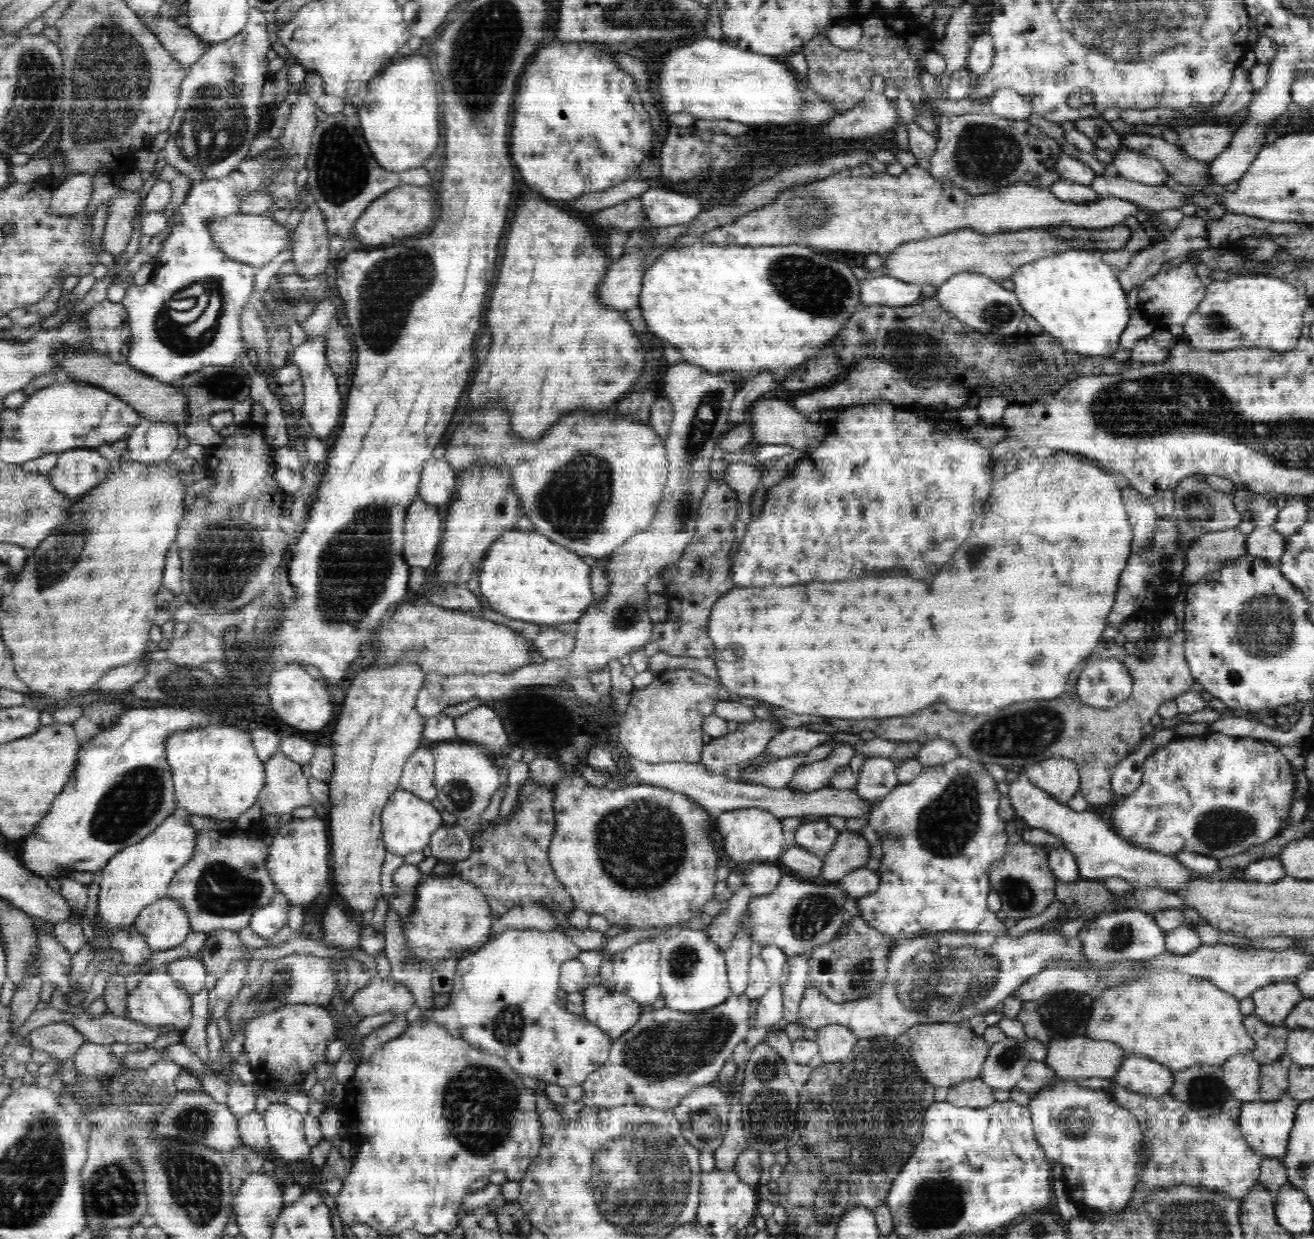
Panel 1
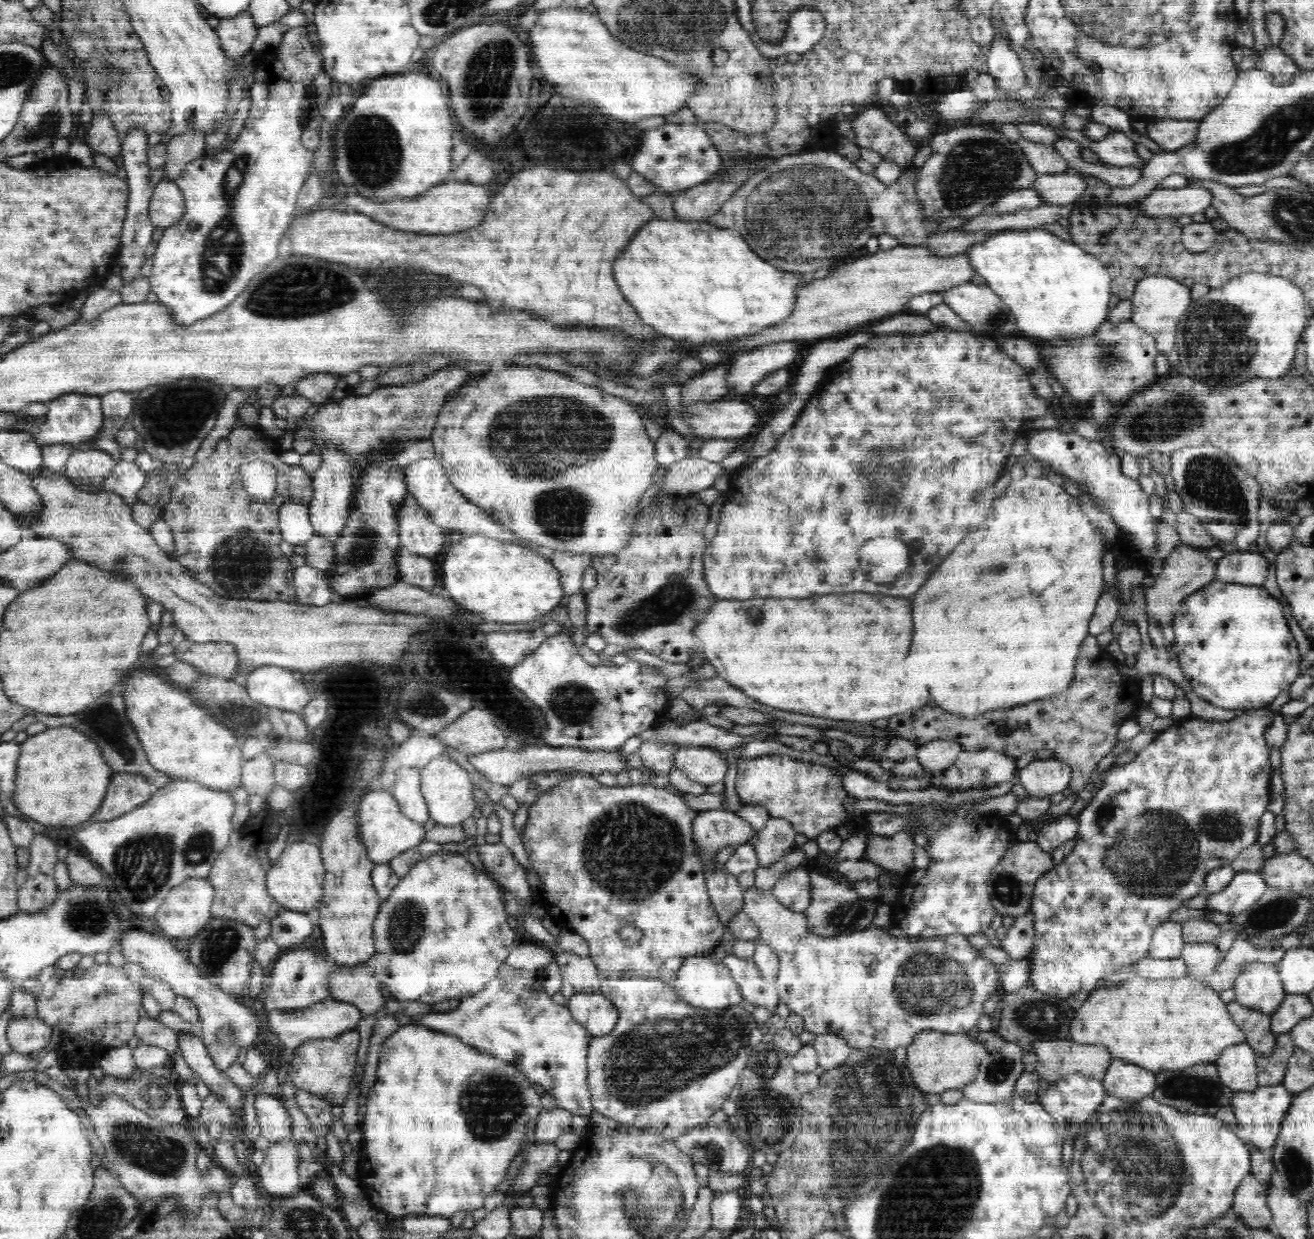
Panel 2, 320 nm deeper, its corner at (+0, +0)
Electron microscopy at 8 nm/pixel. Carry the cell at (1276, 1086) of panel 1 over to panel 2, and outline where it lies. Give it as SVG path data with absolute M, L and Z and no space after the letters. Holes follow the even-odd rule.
M1289 1033L1277 1036L1274 1052L1267 1057L1257 1057L1259 1087L1273 1087L1282 1084L1287 1062L1292 1056L1295 1044Z

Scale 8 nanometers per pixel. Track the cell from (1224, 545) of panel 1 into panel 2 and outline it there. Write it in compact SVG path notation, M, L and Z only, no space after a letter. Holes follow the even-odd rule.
M1182 544L1174 548L1152 586L1142 584L1149 621L1156 621L1162 629L1171 624L1180 612L1183 598L1215 580L1216 563L1217 560L1206 557L1202 549Z

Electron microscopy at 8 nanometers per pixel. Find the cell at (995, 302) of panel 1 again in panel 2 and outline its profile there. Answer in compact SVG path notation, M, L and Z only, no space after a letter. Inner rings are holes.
M970 281L942 293L944 302L979 334L995 338L1019 330L1015 316L988 285Z

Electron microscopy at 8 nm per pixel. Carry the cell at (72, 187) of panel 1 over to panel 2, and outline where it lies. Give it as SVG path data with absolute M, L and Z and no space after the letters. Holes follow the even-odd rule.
M92 115L86 143L93 155L100 153L112 160L122 152L122 138L114 129L114 123L106 115Z

